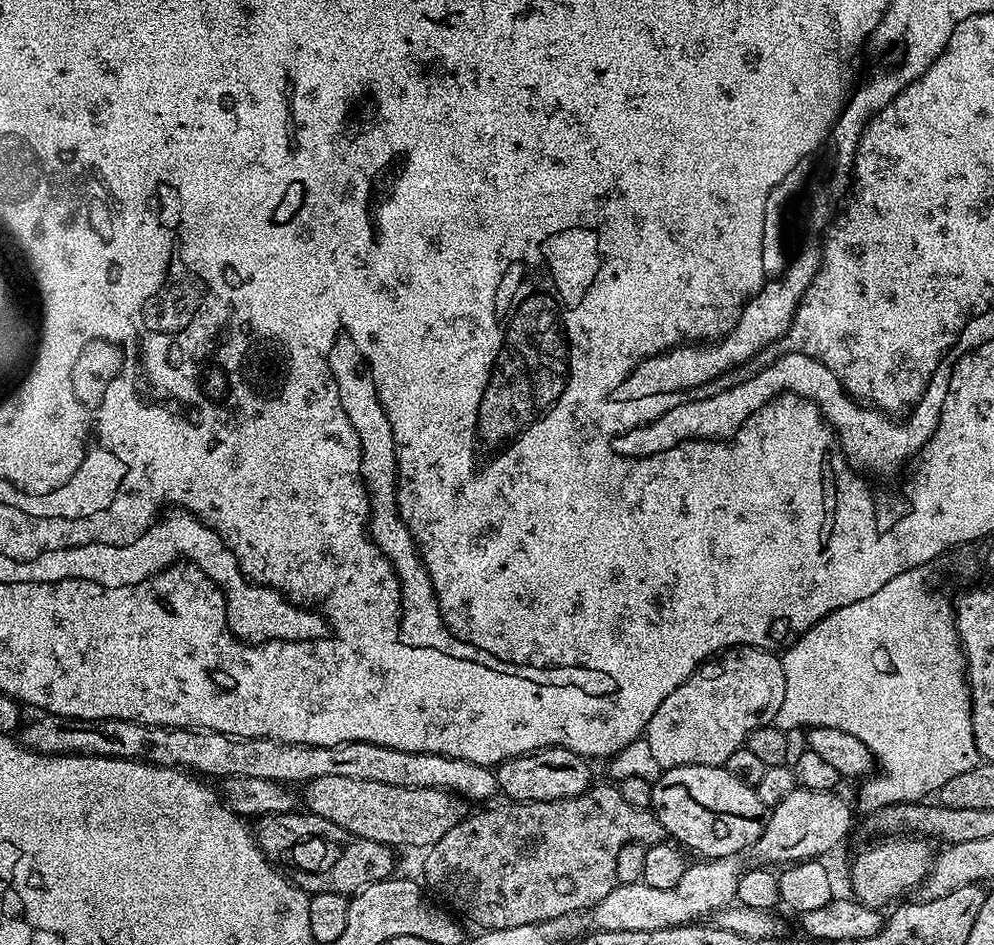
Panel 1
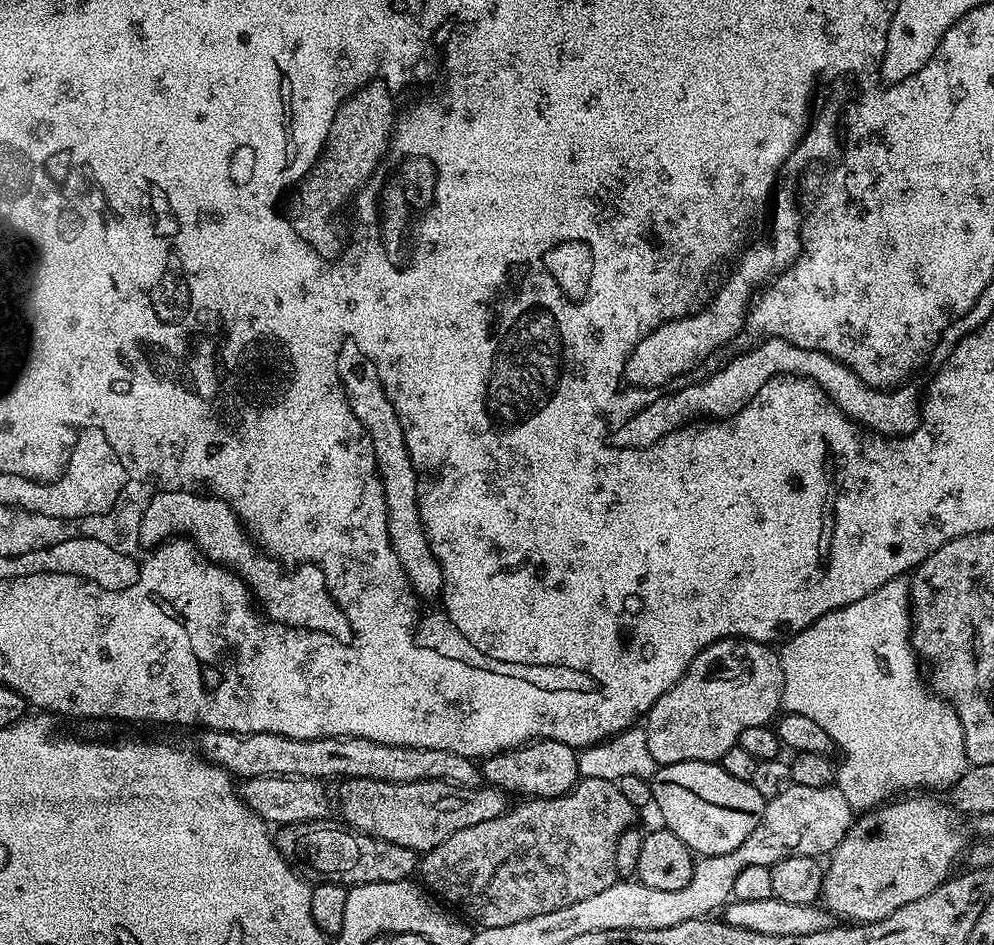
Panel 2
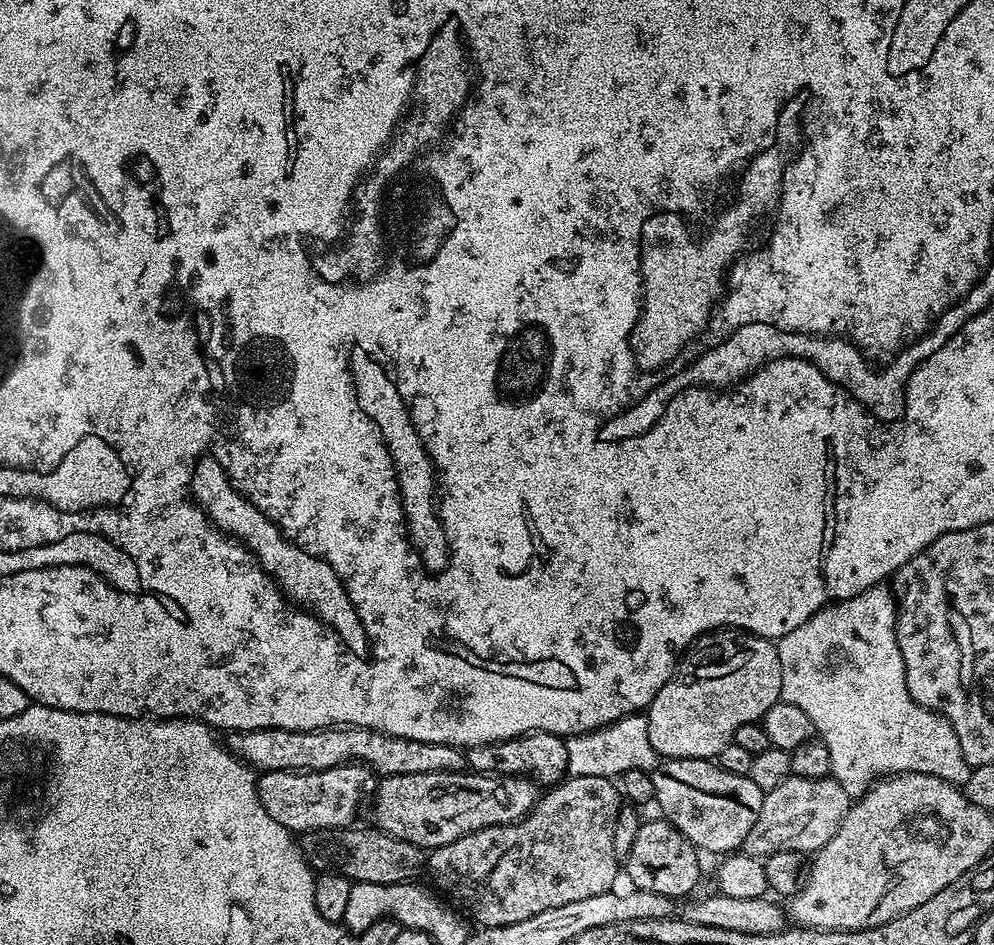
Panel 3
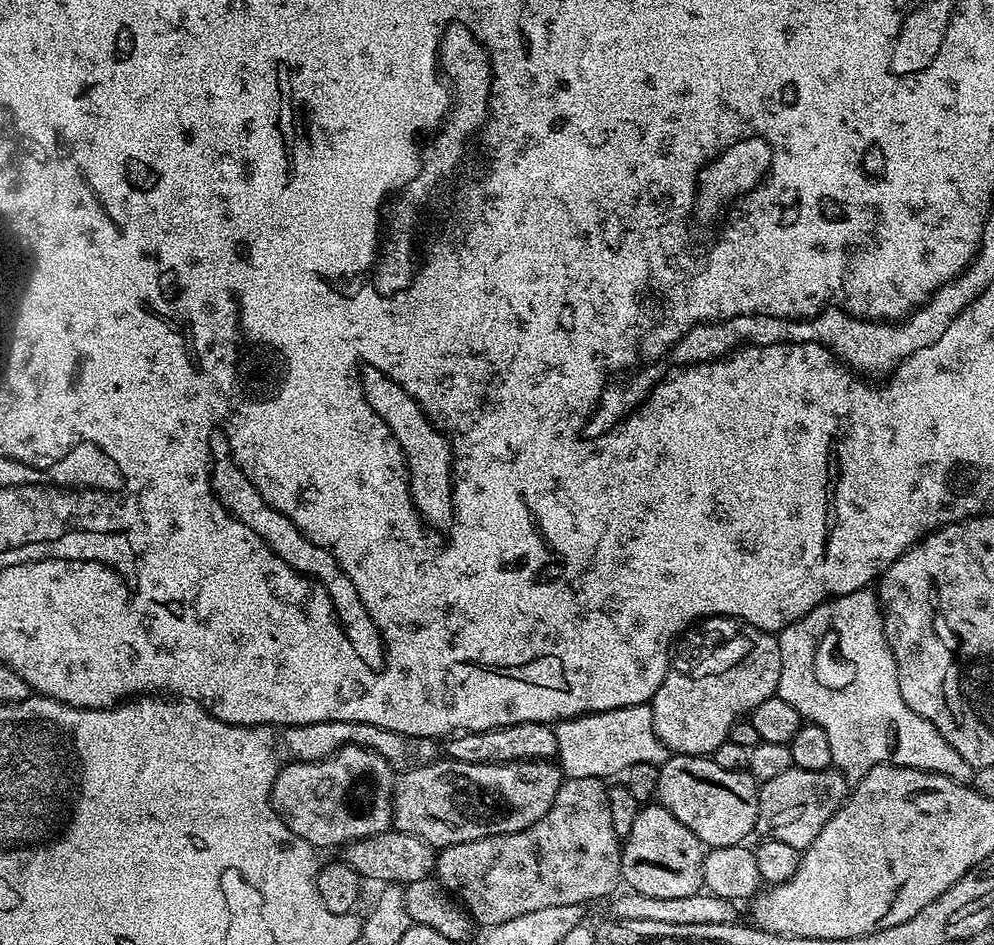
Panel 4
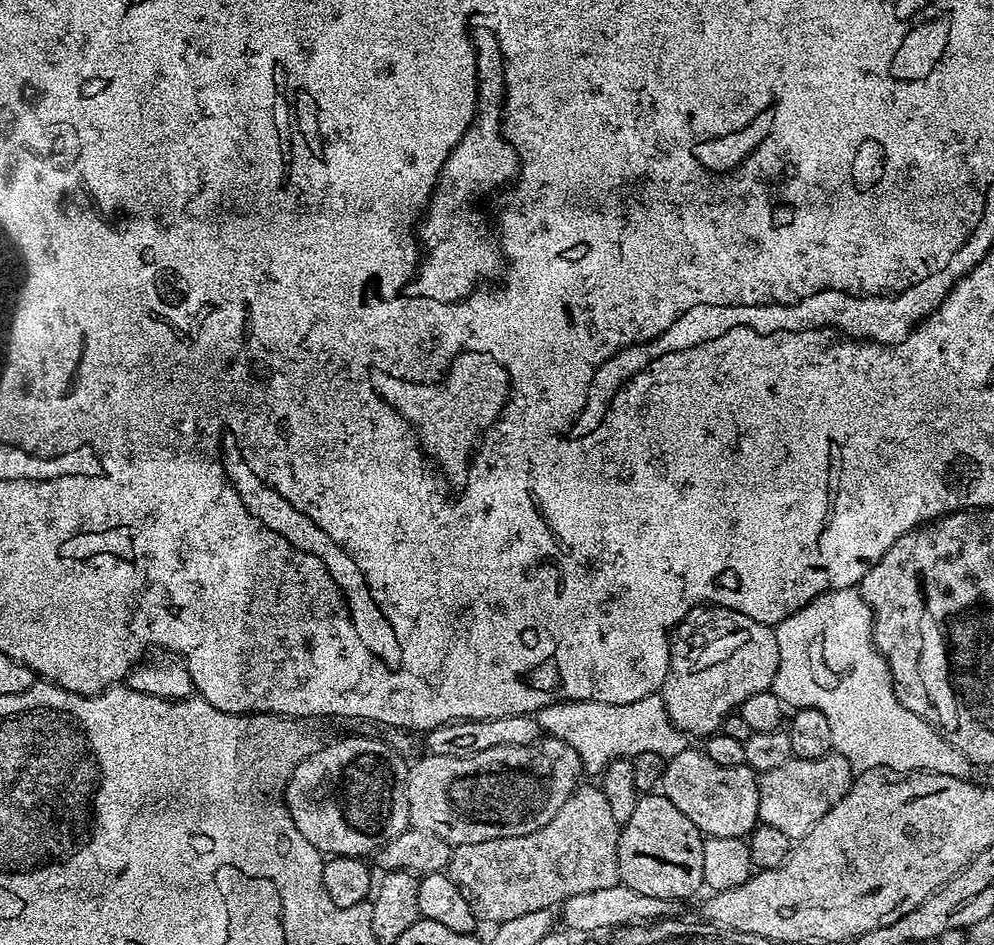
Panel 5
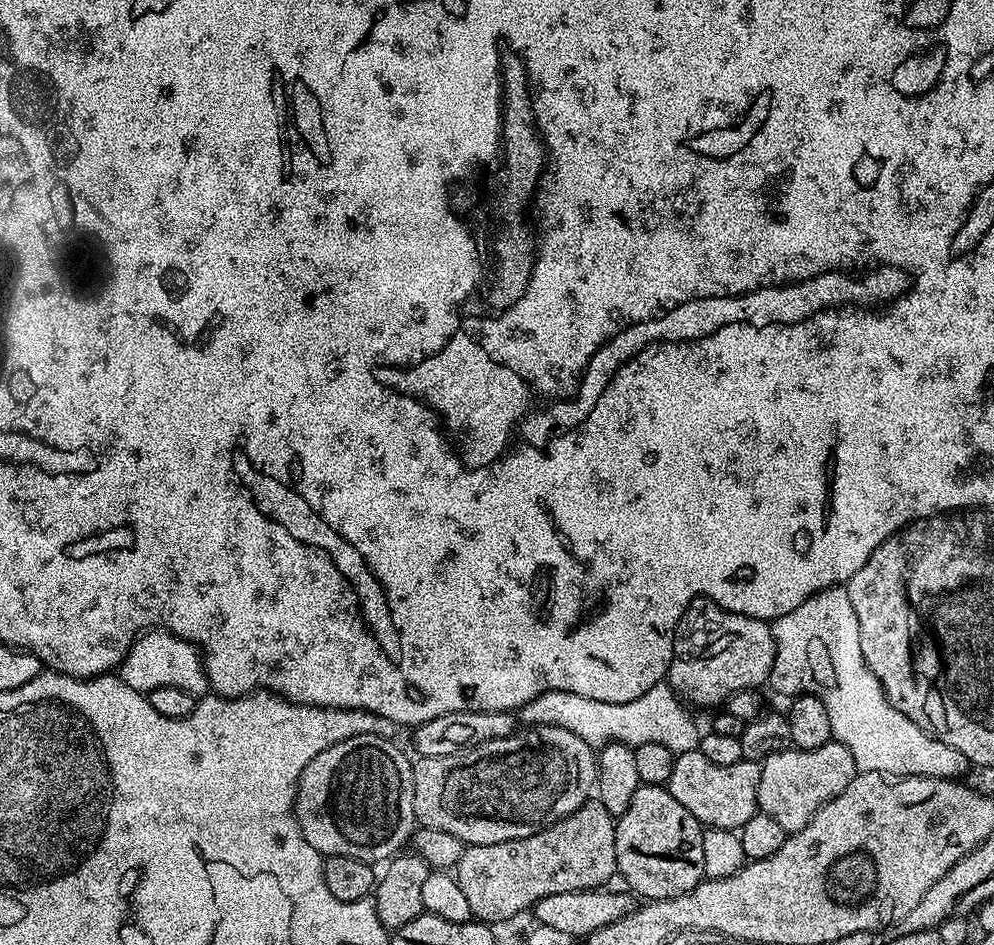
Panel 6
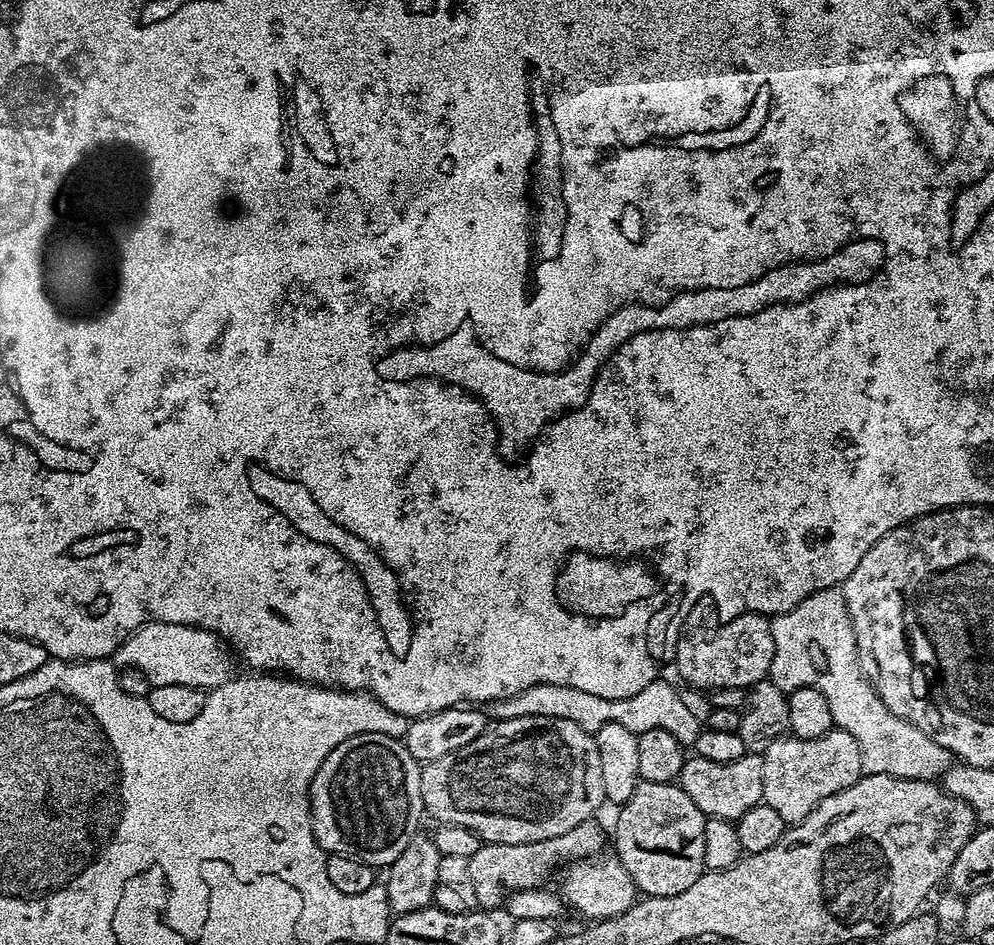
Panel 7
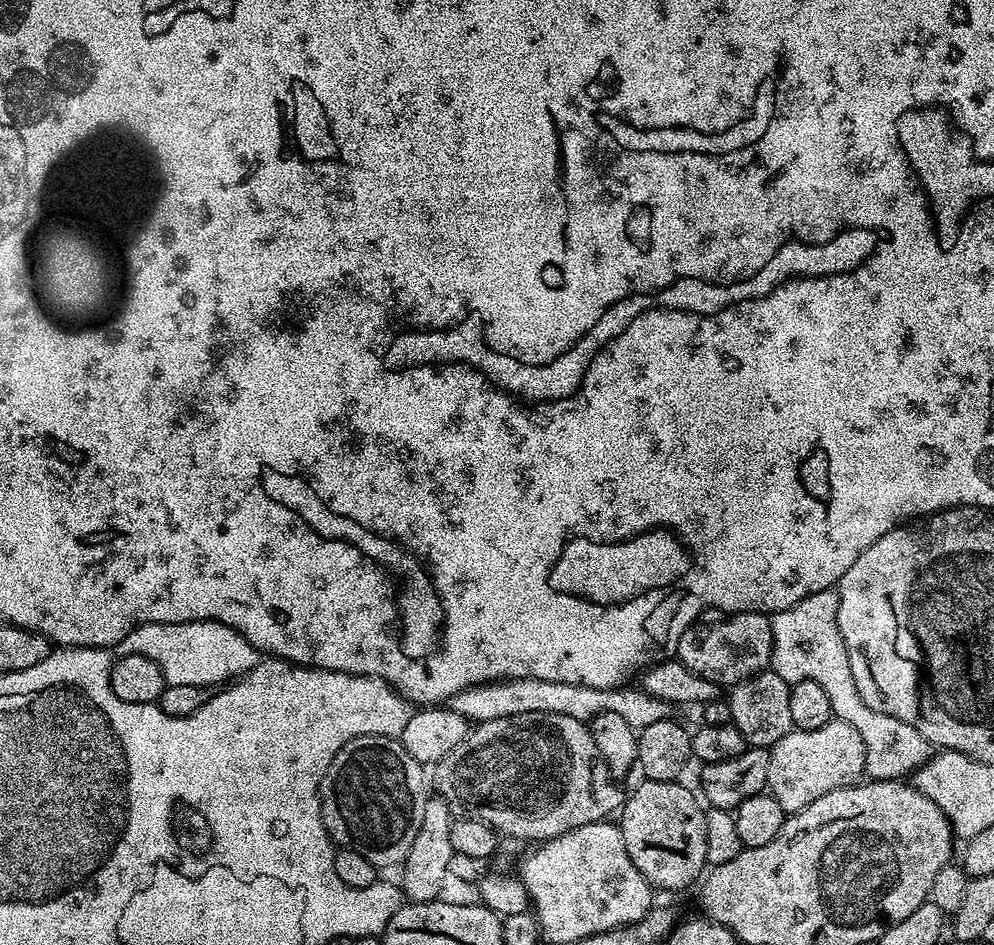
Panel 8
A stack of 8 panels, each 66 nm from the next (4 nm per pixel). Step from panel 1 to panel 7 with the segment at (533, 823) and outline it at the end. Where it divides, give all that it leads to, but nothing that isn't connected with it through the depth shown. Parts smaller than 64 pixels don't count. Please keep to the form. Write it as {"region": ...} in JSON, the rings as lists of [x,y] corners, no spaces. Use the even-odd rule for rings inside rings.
{"region":[[[595,819],[574,826],[574,830],[566,830],[566,834],[558,834],[558,838],[546,838],[542,842],[526,842],[525,844],[485,844],[481,843],[478,851],[466,862],[468,880],[472,883],[472,892],[481,909],[496,910],[505,903],[506,893],[521,892],[541,887],[544,880],[555,868],[563,869],[580,860],[599,857],[605,851],[604,828],[596,824]]]}

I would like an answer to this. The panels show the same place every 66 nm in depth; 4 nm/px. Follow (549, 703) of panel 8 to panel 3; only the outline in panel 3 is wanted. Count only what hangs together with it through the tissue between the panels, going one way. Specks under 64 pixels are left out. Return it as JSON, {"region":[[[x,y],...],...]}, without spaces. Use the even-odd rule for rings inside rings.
{"region":[[[647,715],[623,716],[605,728],[595,728],[592,732],[583,732],[567,737],[566,758],[568,776],[606,776],[615,778],[626,774],[631,768],[655,769],[658,757],[654,746],[650,746],[650,730]]]}

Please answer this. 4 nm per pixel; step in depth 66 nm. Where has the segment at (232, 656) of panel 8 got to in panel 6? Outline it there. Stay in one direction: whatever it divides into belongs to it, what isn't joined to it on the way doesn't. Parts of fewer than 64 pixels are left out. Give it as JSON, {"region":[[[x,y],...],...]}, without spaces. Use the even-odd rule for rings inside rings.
{"region":[[[163,630],[141,633],[128,649],[125,660],[118,669],[118,675],[131,689],[145,694],[162,687],[174,687],[202,696],[210,686],[199,649],[188,640]]]}

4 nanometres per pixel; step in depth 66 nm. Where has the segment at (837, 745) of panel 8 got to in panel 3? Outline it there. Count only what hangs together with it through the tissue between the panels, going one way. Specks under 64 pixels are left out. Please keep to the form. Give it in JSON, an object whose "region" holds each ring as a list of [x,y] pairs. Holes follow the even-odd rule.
{"region":[[[790,775],[782,786],[774,786],[774,790],[764,793],[762,814],[758,822],[754,822],[754,830],[745,838],[743,851],[761,858],[782,850],[815,854],[834,838],[849,807],[846,790],[842,790],[840,783],[831,776],[802,778]]]}

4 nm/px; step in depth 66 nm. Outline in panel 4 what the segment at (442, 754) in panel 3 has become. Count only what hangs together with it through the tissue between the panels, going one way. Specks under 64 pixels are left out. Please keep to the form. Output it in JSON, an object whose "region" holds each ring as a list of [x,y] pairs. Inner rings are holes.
{"region":[[[318,722],[306,726],[285,727],[282,732],[282,748],[289,752],[296,762],[318,762],[333,756],[337,748],[345,748],[347,744],[357,744],[366,750],[374,750],[374,754],[382,754],[386,762],[390,762],[393,773],[399,774],[418,770],[420,766],[432,764],[441,759],[442,748],[430,736],[411,736],[398,734],[394,730],[382,730],[382,726],[370,726],[370,722]]]}

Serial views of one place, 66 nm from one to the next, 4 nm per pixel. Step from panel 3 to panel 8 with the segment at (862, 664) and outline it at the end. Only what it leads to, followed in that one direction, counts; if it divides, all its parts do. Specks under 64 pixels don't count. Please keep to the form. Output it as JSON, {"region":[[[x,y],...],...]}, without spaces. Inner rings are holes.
{"region":[[[827,588],[818,594],[810,594],[810,598],[802,598],[802,602],[790,606],[790,610],[782,610],[771,617],[771,671],[790,685],[803,680],[818,682],[818,686],[830,694],[833,717],[854,726],[854,730],[862,734],[862,742],[866,746],[864,770],[871,779],[899,780],[911,777],[916,769],[929,761],[929,742],[922,738],[922,734],[918,734],[918,730],[914,730],[914,726],[887,716],[858,694],[850,674],[850,658],[838,630],[839,601],[839,591]]]}

